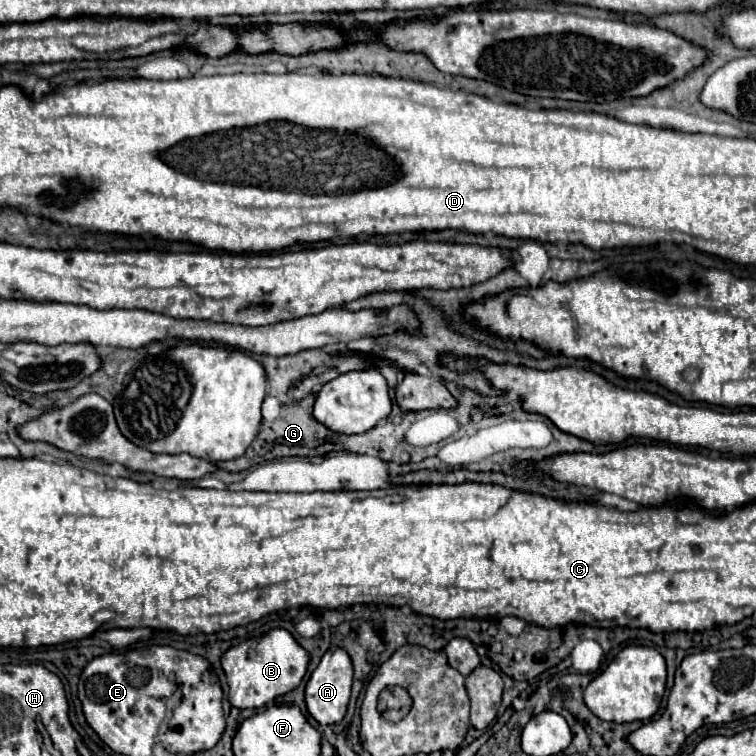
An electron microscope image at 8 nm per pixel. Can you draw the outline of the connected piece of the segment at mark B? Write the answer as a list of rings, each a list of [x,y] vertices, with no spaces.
[[[285,629],[269,631],[267,637],[263,637],[255,649],[249,647],[249,641],[231,647],[221,657],[221,665],[229,683],[229,703],[237,709],[253,709],[273,701],[279,695],[293,691],[307,673],[307,663],[307,651]]]

